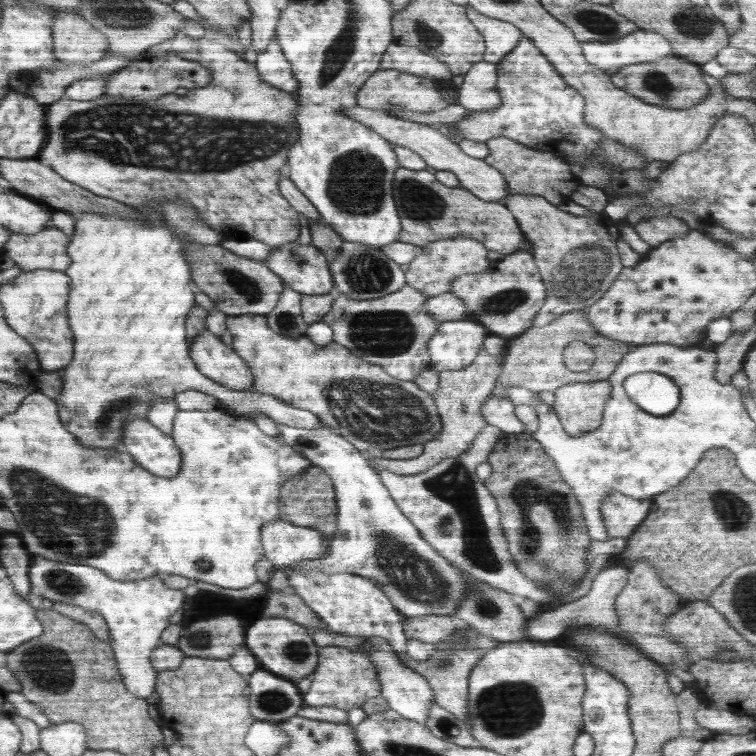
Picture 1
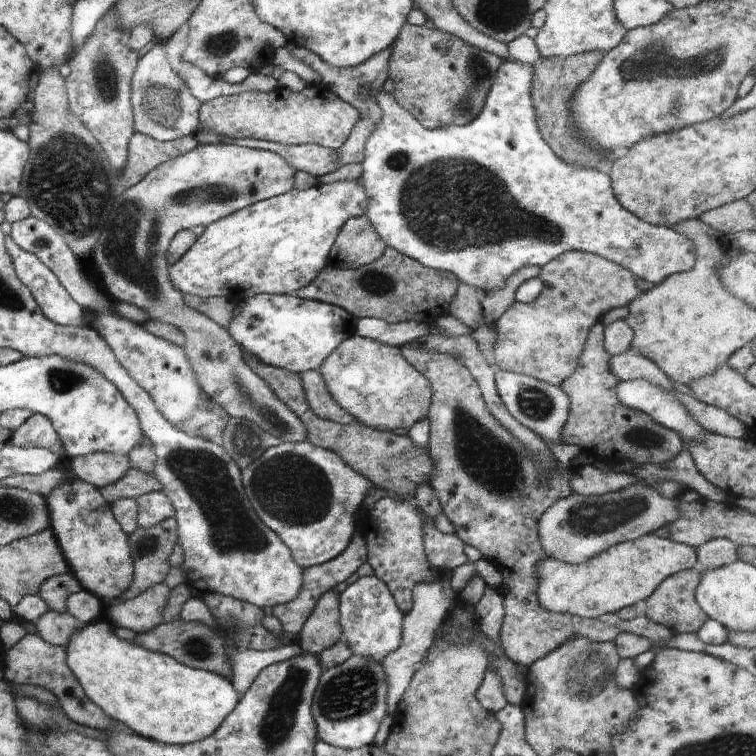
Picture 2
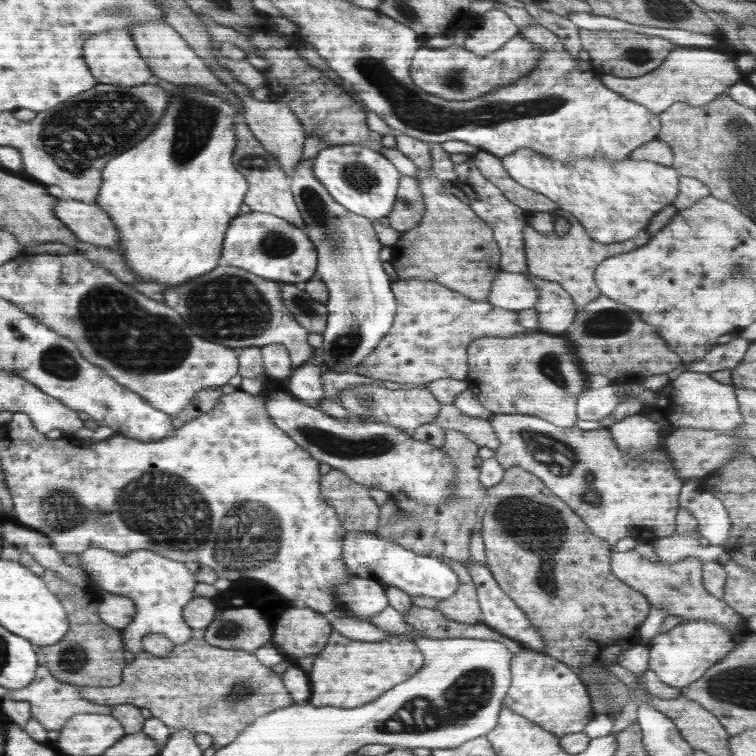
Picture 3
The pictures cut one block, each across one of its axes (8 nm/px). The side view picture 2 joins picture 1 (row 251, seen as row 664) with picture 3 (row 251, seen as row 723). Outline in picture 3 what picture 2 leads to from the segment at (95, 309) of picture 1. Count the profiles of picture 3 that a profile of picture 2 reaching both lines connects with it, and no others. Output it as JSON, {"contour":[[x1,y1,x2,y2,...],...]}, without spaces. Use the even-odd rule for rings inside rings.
{"contour":[[183,85,169,91,172,100,168,112,156,130,136,148,122,152,110,160,100,173,100,187,95,203,114,222,126,266,144,282,156,282,170,288,180,286,196,276,204,276,217,268,222,256,222,240,230,223,241,214,248,190,246,178,234,169,231,157,236,147,234,104,207,91]]}

